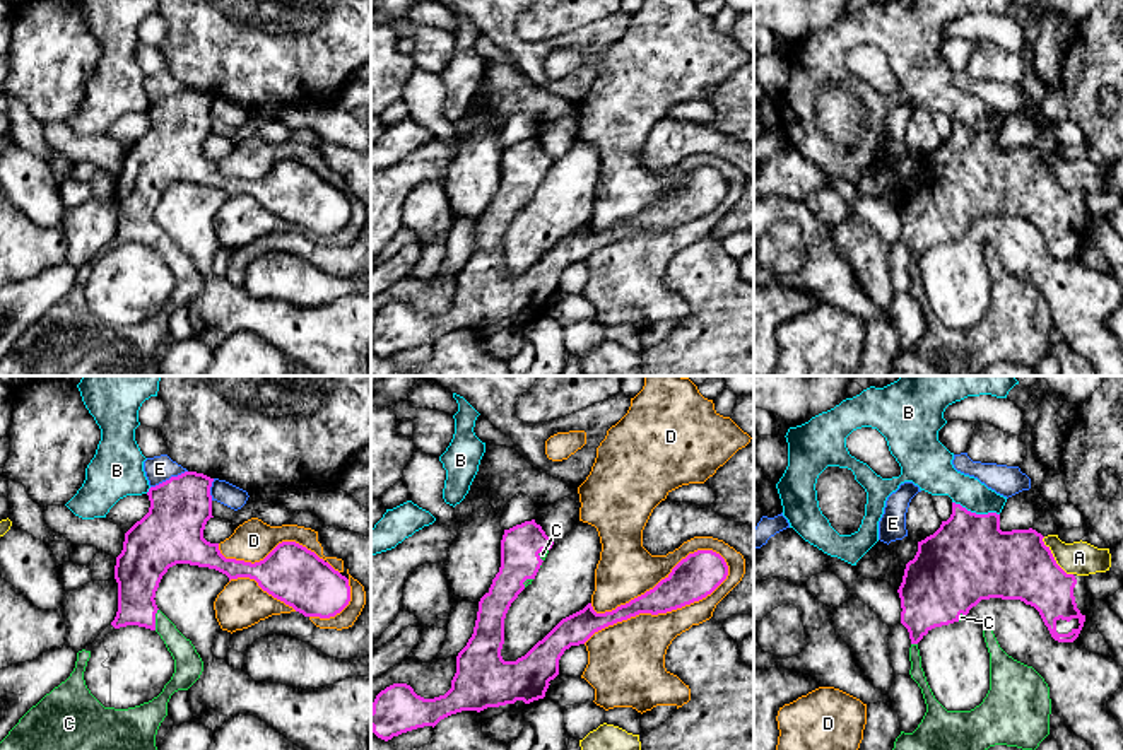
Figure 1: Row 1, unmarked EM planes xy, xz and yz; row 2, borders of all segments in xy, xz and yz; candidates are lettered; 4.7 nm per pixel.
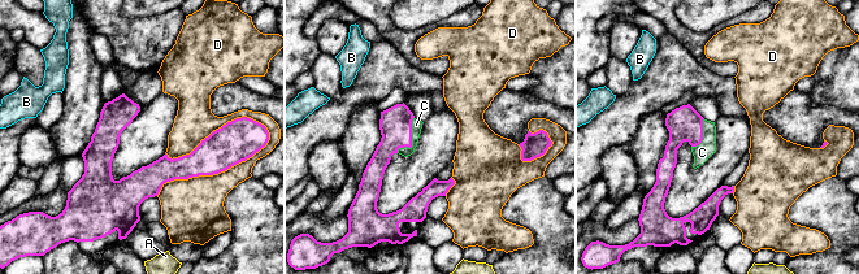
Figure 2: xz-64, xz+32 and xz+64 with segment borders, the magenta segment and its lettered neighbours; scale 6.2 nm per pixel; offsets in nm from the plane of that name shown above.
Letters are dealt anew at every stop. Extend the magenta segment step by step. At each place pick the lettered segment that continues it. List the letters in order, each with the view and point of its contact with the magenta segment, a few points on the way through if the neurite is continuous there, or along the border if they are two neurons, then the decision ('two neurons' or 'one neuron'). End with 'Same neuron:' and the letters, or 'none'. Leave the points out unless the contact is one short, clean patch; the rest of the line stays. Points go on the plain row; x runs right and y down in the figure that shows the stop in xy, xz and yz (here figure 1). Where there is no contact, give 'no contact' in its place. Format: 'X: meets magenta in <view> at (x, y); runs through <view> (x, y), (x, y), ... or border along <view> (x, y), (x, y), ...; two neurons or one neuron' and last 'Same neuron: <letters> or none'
A: meets magenta in yz at (1053, 175); border along yz (1043, 154), (1053, 176), (1072, 192); two neurons
B: meets magenta in yz at (975, 130); border along yz (952, 118), (976, 130), (999, 132); two neurons
C: meets magenta in xy at (154, 236); one neuron
D: meets magenta in xz at (664, 229); two neurons
E: meets magenta in xy at (170, 96); two neurons
Same neuron: C

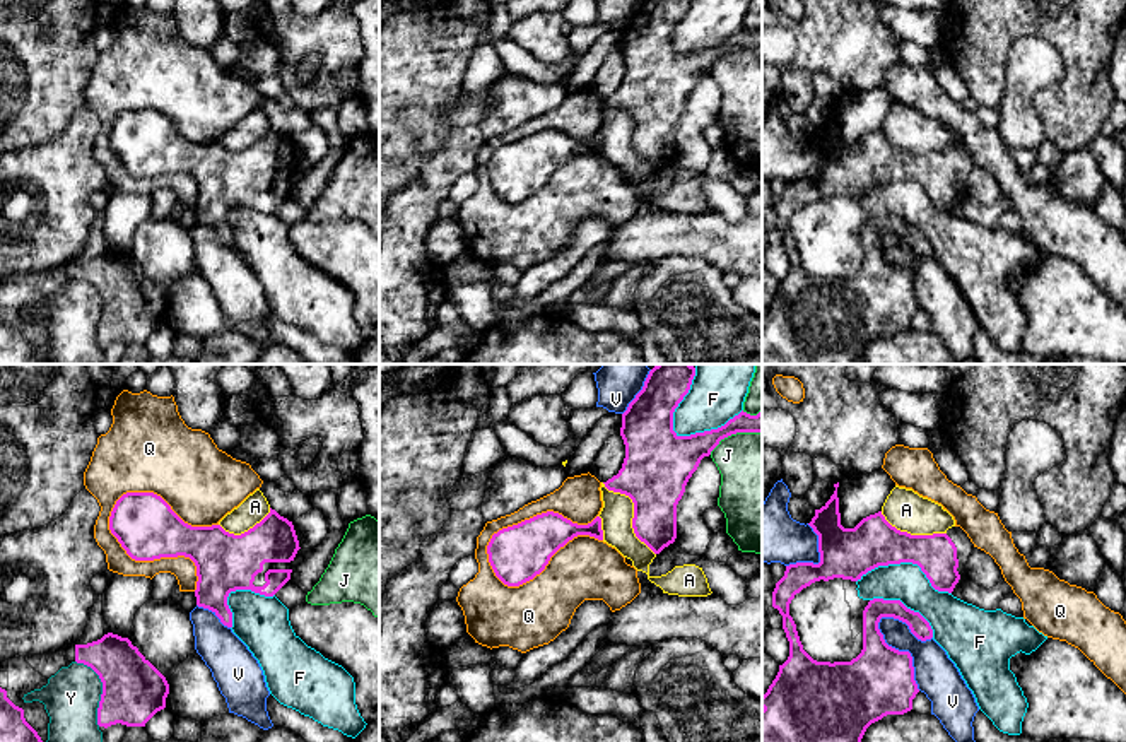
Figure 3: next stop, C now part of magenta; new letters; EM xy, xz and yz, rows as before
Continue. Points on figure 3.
A: meets magenta in xz at (634, 130); border along xz (602, 100), (631, 117), (633, 149), (655, 171); two neurons
F: meets magenta in xz at (706, 48); two neurons
J: meets magenta in xz at (733, 50); two neurons
Q: meets magenta in xz at (533, 134); two neurons
V: meets magenta in yz at (903, 269); two neurons
Y: meets magenta in xy at (103, 306); two neurons
Same neuron: none

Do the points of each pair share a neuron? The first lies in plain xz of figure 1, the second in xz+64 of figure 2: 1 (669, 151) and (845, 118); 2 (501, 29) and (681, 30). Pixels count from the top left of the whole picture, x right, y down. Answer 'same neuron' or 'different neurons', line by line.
1: same neuron
2: same neuron

